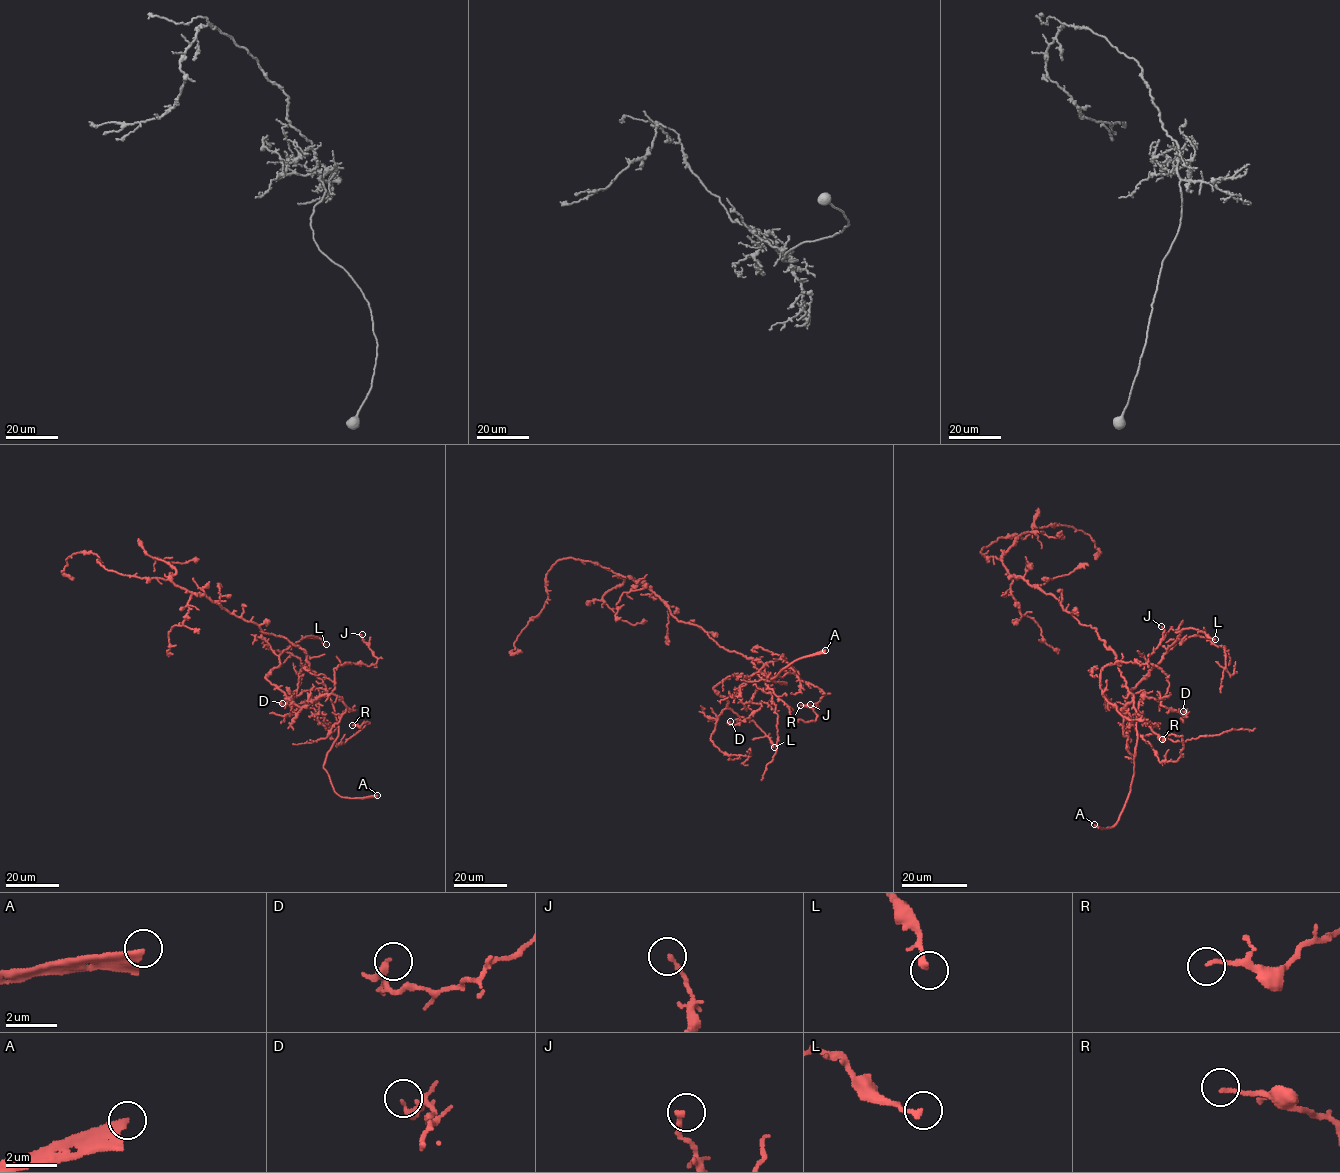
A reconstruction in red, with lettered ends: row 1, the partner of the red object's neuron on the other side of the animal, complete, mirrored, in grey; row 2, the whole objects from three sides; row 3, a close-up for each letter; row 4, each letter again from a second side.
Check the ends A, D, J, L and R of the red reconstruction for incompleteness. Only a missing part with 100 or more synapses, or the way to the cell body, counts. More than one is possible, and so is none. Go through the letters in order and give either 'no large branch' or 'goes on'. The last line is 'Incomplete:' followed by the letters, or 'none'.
A: goes on
D: no large branch
J: no large branch
L: no large branch
R: no large branch
Incomplete: A

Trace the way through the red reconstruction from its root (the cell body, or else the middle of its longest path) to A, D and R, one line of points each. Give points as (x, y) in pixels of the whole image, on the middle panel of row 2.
A: (713, 640), (725, 649), (752, 658), (756, 669), (780, 684), (786, 683), (771, 679), (794, 661), (825, 650)
D: (713, 640), (774, 678), (756, 673), (741, 685), (737, 697), (761, 706), (739, 723), (730, 721)
R: (713, 640), (771, 675), (773, 681), (764, 675), (765, 684), (796, 720), (815, 721), (813, 709), (800, 705)

